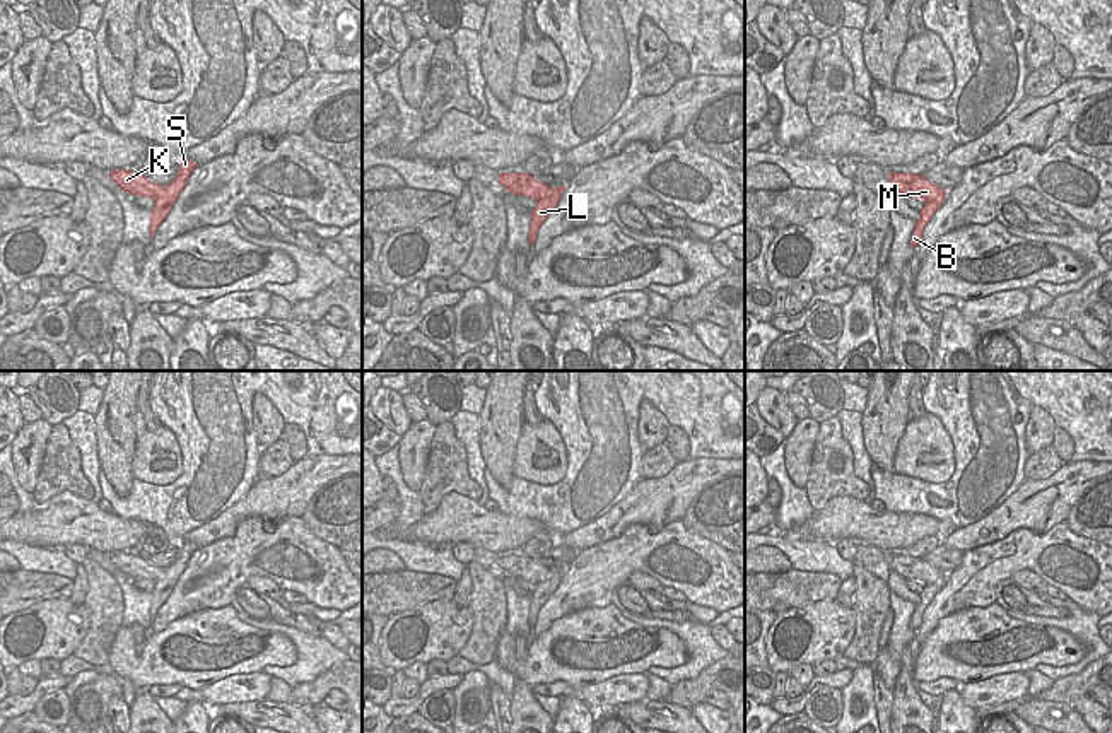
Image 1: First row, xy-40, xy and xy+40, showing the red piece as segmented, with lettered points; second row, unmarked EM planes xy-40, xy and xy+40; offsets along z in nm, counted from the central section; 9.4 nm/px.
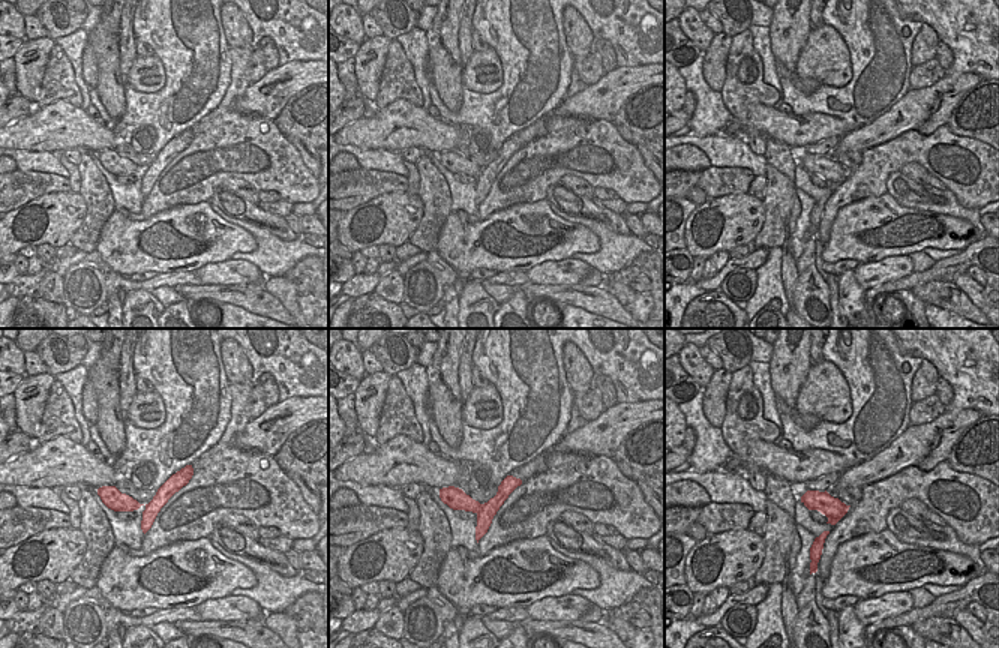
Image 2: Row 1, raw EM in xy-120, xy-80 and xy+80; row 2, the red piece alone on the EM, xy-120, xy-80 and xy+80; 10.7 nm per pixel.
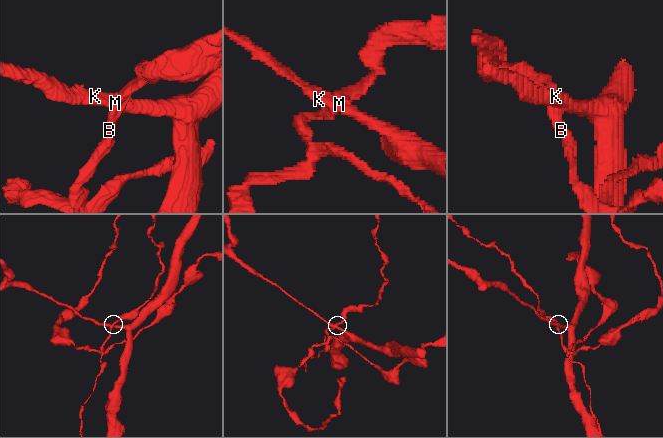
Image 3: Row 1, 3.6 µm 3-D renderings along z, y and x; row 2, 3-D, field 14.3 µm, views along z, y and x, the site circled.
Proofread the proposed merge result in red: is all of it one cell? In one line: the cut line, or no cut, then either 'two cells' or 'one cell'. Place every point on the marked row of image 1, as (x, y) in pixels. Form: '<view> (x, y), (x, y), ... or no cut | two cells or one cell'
xy+40 (943, 190), (926, 202) | two cells

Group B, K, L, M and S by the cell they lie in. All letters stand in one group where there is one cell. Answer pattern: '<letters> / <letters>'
B L S / K M

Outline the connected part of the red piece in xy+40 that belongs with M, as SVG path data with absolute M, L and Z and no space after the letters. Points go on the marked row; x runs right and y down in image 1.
M890 173L888 181L892 190L922 202L934 202L939 195L943 195L943 190L928 181L922 174Z

